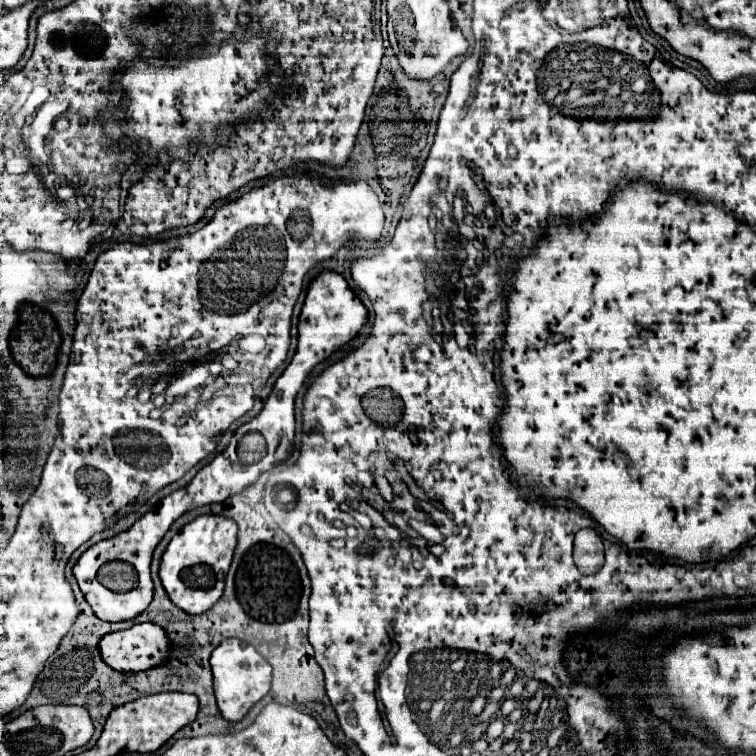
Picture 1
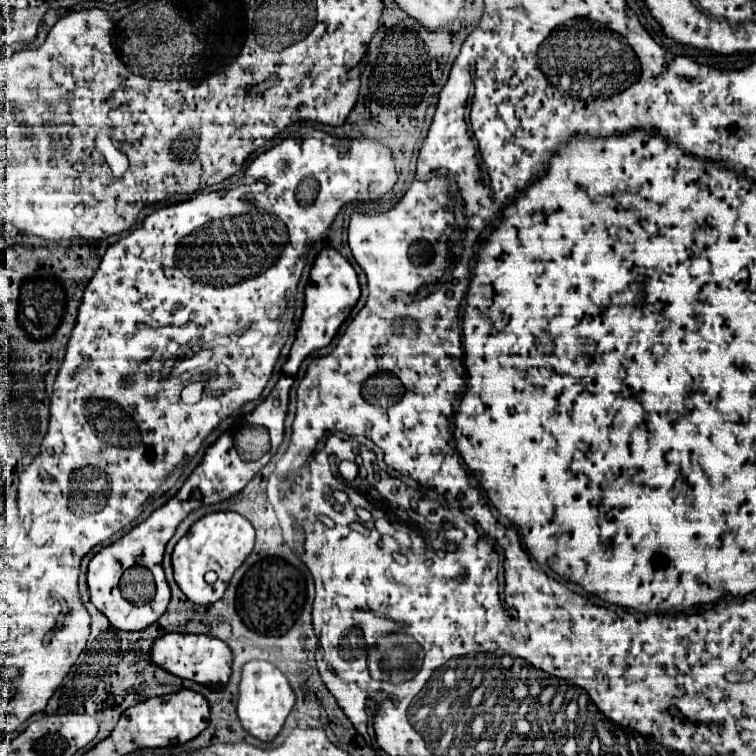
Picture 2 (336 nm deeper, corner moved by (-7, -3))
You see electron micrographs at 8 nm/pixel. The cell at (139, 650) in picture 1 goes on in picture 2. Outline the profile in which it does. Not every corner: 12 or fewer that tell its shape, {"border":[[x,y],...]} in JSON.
{"border":[[170,632],[150,660],[178,678],[224,686],[232,652],[214,636]]}

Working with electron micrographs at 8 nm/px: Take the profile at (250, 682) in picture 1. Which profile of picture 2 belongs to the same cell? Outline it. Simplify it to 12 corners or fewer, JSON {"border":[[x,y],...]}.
{"border":[[250,660],[238,686],[238,718],[274,740],[294,706],[286,676]]}

